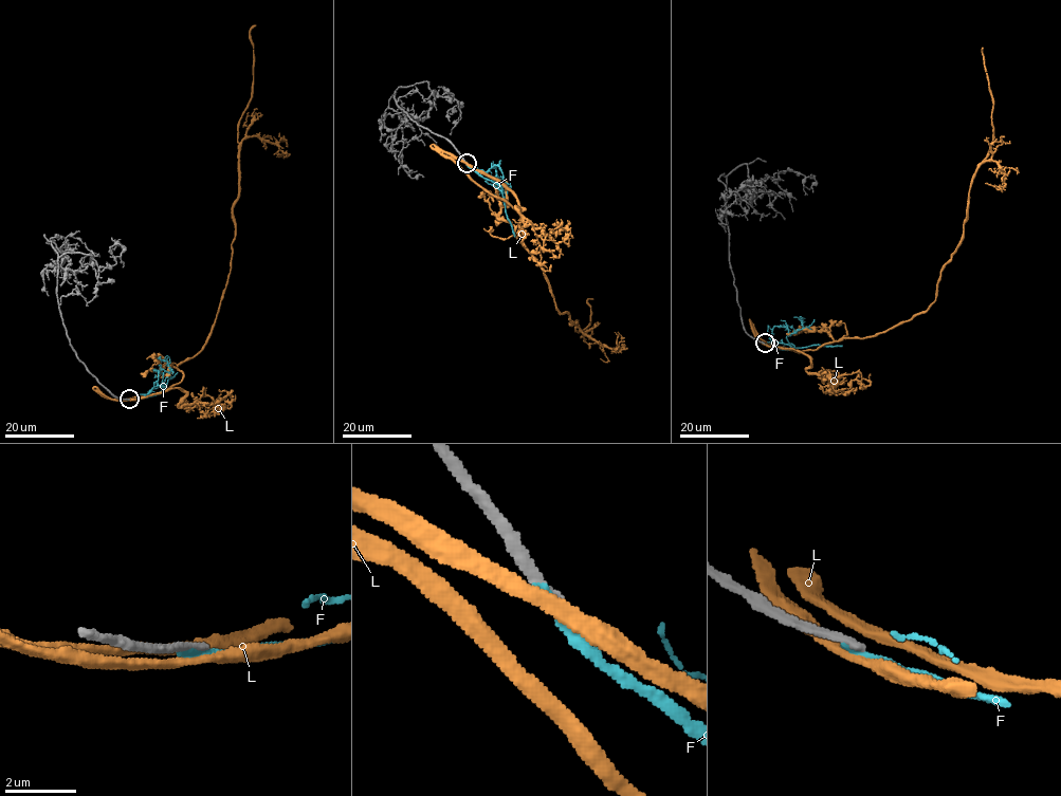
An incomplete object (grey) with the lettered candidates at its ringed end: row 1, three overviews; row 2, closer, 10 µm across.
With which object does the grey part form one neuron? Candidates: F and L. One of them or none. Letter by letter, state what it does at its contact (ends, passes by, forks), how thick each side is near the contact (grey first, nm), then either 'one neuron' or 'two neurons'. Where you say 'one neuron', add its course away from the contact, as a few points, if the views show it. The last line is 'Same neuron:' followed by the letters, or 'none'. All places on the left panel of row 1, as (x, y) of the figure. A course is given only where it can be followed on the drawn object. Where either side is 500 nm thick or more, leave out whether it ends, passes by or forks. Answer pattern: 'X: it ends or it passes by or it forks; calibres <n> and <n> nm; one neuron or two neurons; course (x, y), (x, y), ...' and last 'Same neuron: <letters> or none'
F: it ends; calibres 320 and 240 nm; two neurons
L: it passes by; calibres 280 and 320 nm; two neurons
Same neuron: none

